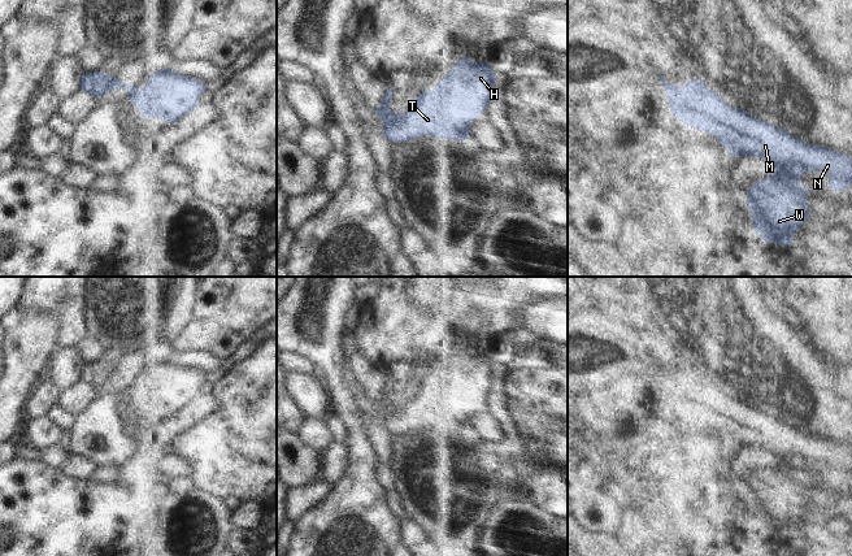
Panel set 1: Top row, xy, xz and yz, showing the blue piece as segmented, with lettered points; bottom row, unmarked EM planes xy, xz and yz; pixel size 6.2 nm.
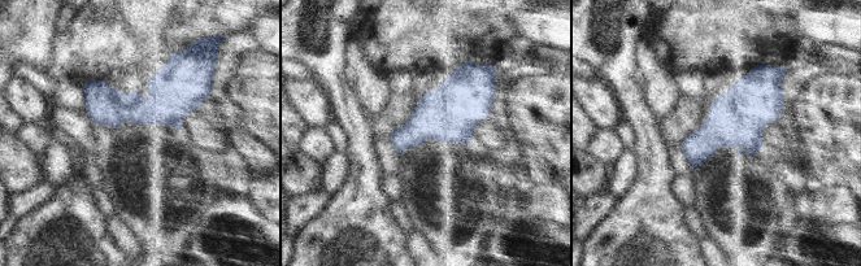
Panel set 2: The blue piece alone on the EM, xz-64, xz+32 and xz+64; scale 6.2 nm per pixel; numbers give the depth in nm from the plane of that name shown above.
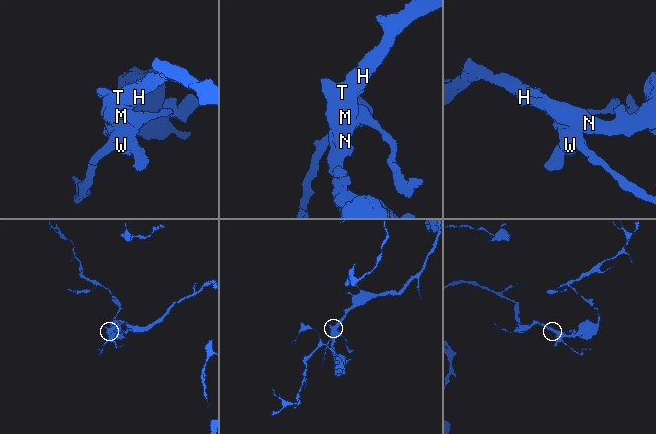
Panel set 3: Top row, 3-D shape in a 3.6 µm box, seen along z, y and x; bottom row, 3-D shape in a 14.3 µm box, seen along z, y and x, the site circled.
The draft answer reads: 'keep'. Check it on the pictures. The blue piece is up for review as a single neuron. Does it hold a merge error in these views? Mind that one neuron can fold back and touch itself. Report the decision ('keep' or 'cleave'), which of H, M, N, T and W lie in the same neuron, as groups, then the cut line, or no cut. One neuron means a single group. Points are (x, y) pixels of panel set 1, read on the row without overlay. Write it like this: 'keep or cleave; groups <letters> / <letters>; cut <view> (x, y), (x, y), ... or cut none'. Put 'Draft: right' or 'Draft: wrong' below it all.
keep; groups H M N T W; cut none
Draft: right

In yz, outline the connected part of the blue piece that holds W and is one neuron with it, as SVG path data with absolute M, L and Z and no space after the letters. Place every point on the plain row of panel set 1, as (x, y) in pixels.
M660 365L657 368L662 372L675 409L699 422L708 422L714 426L729 446L760 448L775 455L775 462L757 472L747 486L747 496L752 507L755 524L766 534L791 537L794 525L810 507L809 482L800 473L803 465L822 462L829 468L829 479L833 482L846 482L852 478L852 448L830 439L813 438L740 399L730 399L700 370L691 370L677 378L669 375Z

